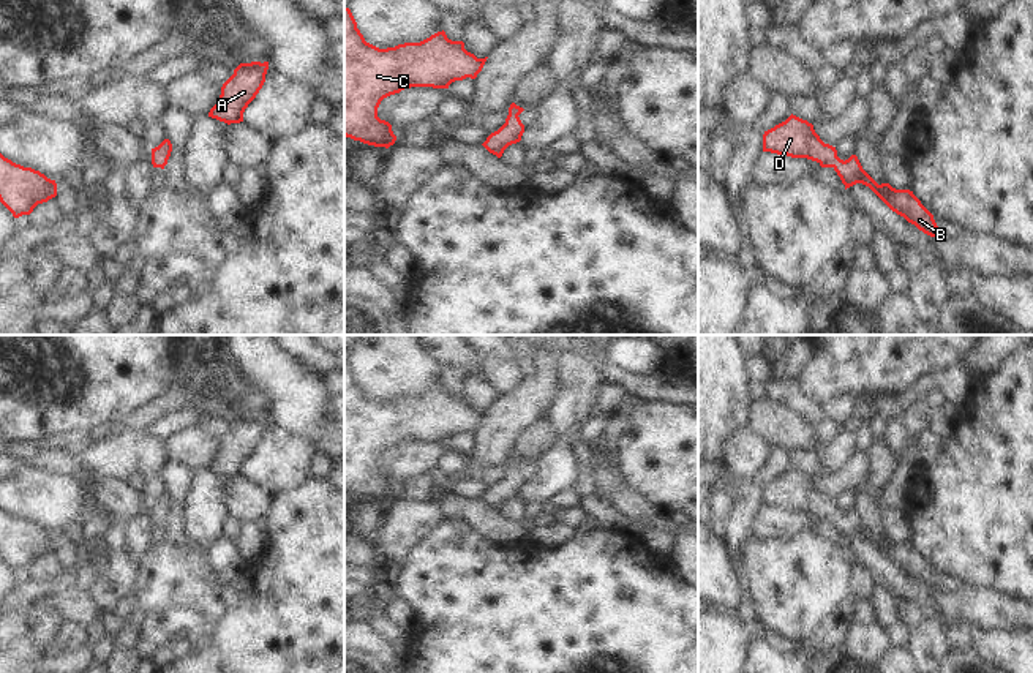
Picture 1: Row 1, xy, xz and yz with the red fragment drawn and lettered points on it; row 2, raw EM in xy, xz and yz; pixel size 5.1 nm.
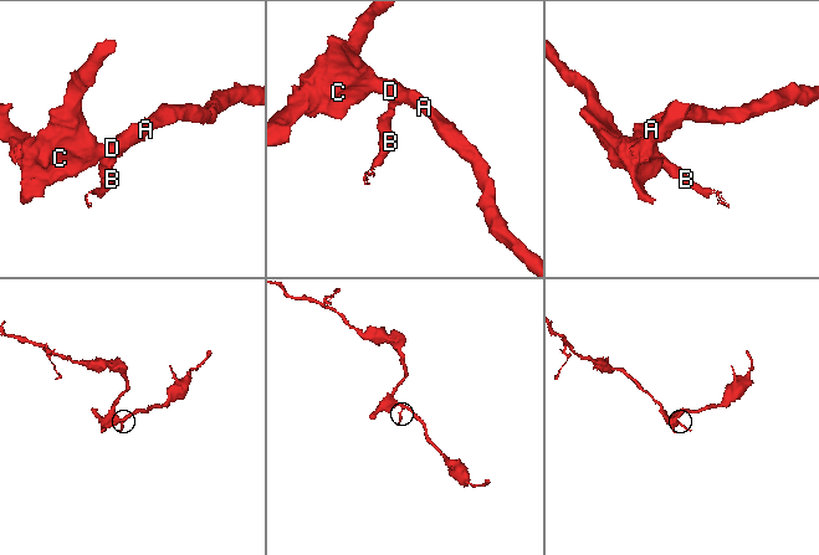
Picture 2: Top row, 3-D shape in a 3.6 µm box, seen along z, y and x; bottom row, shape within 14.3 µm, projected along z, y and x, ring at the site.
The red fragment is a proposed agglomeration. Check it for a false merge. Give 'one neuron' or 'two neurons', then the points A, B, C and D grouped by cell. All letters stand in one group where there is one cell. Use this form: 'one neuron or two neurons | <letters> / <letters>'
one neuron | A B C D

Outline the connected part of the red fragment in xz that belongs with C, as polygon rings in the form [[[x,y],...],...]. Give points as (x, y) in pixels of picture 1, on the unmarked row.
[[[344,362],[344,490],[374,501],[395,498],[392,479],[378,471],[381,455],[411,441],[449,442],[455,434],[475,433],[485,412],[464,403],[463,395],[452,395],[438,385],[420,397],[404,397],[379,403],[365,395],[349,362]]]

